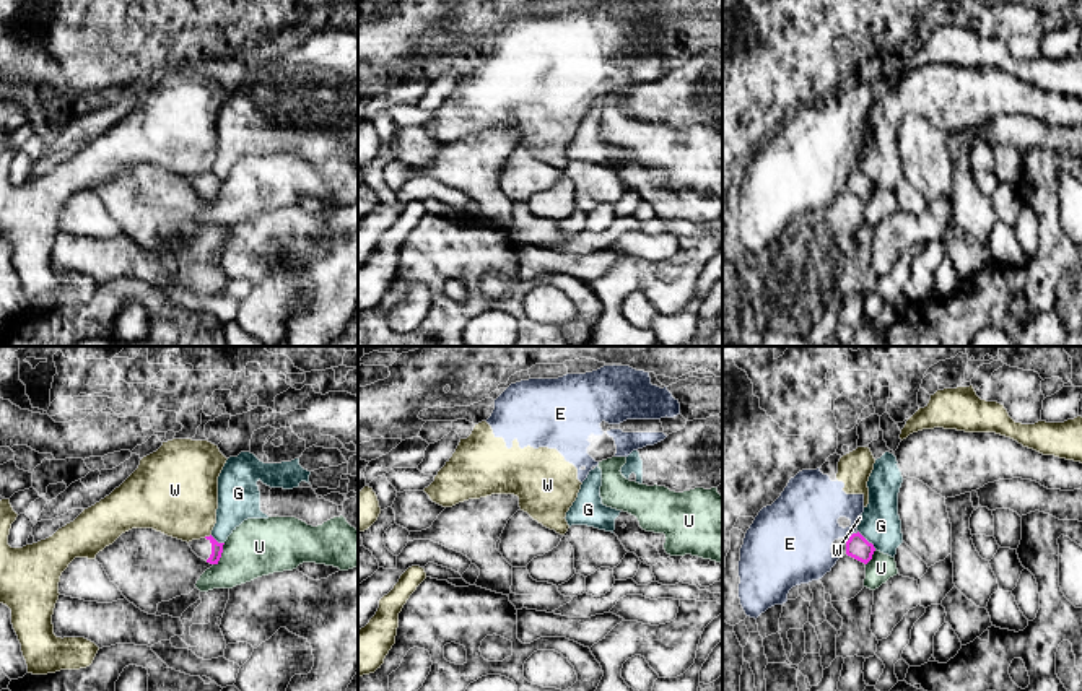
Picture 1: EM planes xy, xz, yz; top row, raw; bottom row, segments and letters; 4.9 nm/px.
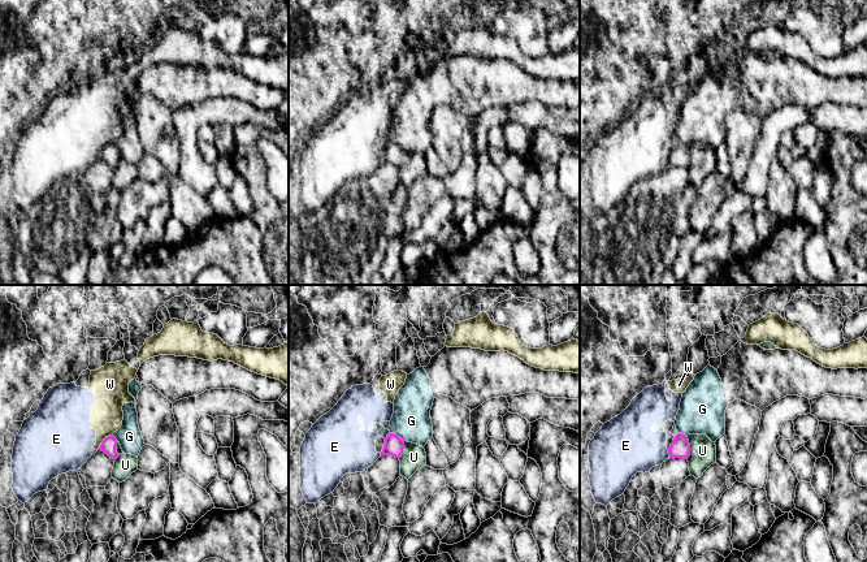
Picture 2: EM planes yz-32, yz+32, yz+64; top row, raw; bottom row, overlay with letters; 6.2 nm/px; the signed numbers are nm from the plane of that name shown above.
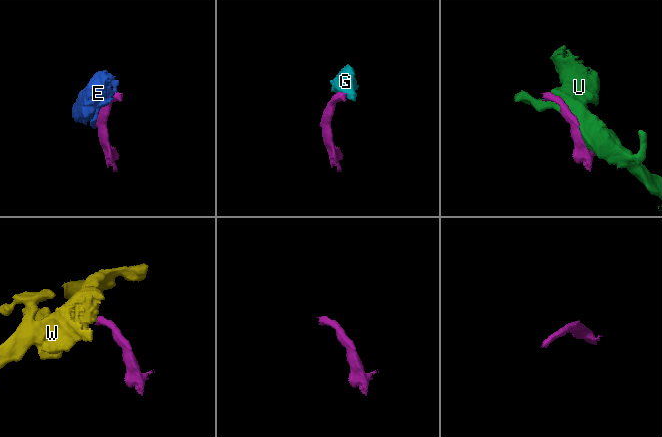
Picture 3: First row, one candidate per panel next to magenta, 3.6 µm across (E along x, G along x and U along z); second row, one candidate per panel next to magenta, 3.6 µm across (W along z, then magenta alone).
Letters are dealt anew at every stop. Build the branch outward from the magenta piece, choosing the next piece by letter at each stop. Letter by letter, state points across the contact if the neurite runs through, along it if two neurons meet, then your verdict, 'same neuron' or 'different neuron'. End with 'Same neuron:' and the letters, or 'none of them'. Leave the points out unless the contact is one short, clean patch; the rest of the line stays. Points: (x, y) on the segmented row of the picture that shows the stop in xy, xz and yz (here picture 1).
E: different neuron
G: along yz (858, 530), (876, 548) | different neuron
U: different neuron
W: along xy (210, 534), (204, 537) | different neuron
Same neuron: none of them

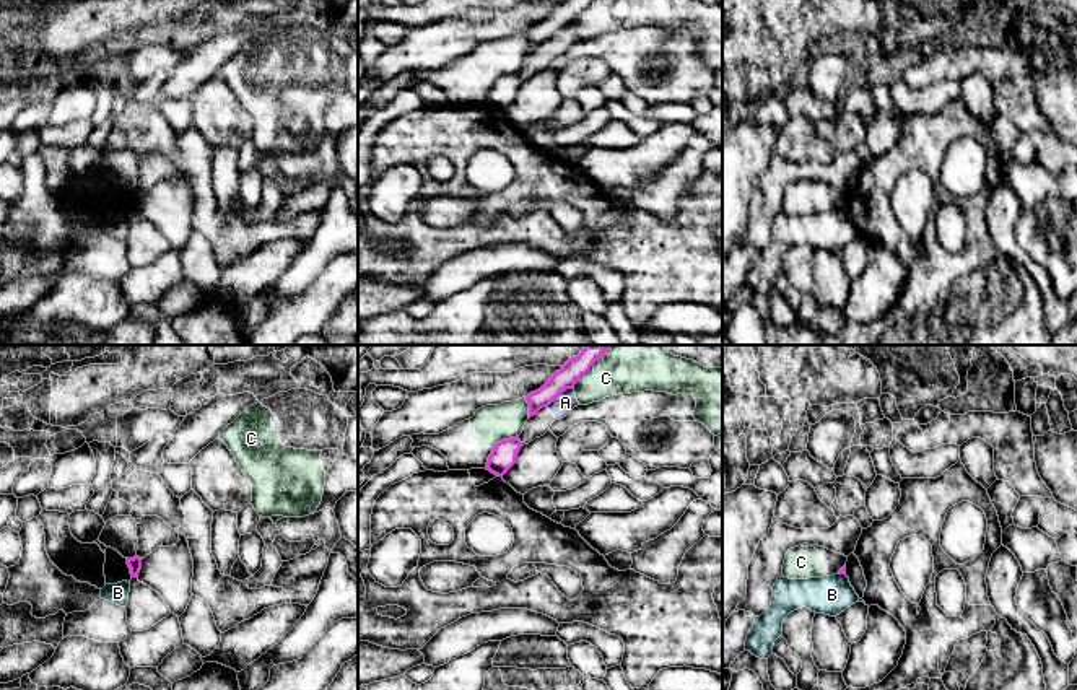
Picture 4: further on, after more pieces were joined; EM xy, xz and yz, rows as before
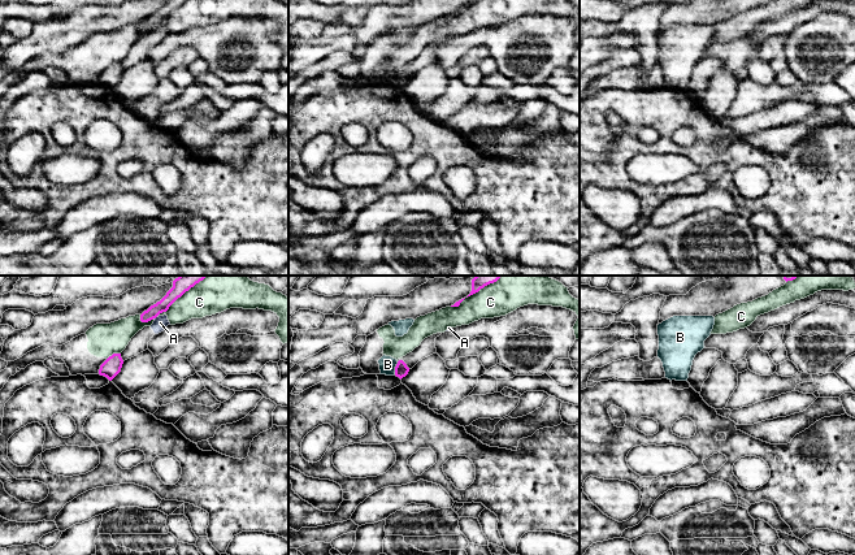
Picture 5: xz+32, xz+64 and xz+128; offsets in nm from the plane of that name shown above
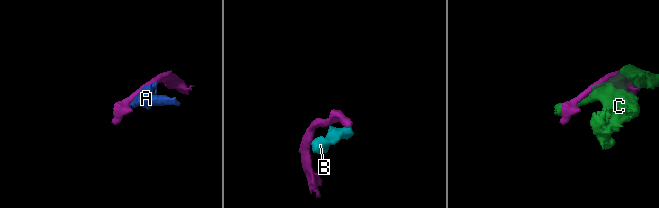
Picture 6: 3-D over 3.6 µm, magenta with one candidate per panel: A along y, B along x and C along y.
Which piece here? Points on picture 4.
A: along xz (571, 388), (566, 388), (547, 407) | different neuron
B: along yz (838, 573), (845, 575) | different neuron
C: different neuron
Same neuron: none of them

